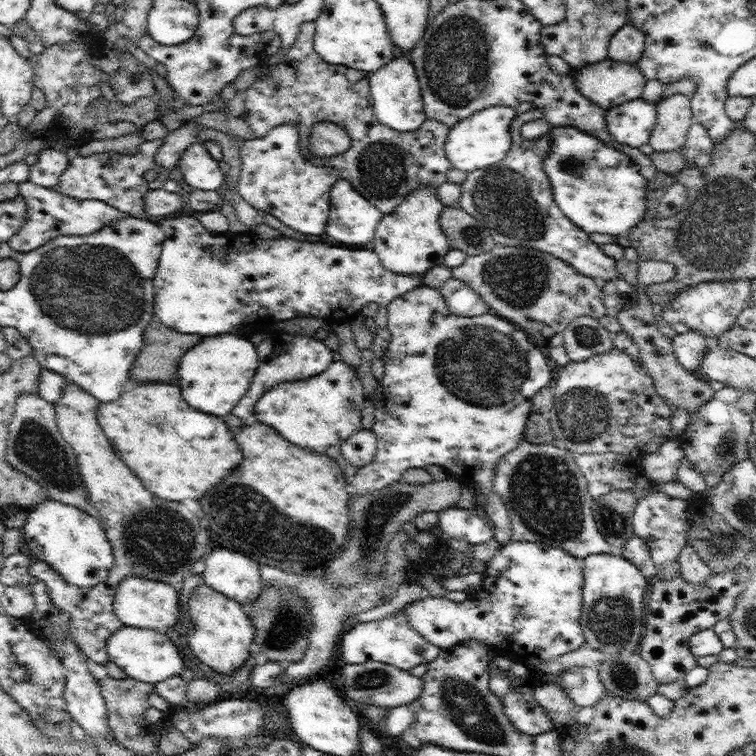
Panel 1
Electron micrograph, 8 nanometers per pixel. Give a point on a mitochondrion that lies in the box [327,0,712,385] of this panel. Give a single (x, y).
(455, 62)

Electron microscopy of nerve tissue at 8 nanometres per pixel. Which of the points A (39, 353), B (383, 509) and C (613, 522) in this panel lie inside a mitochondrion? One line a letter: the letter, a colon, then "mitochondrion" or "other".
A: other
B: mitochondrion
C: mitochondrion

